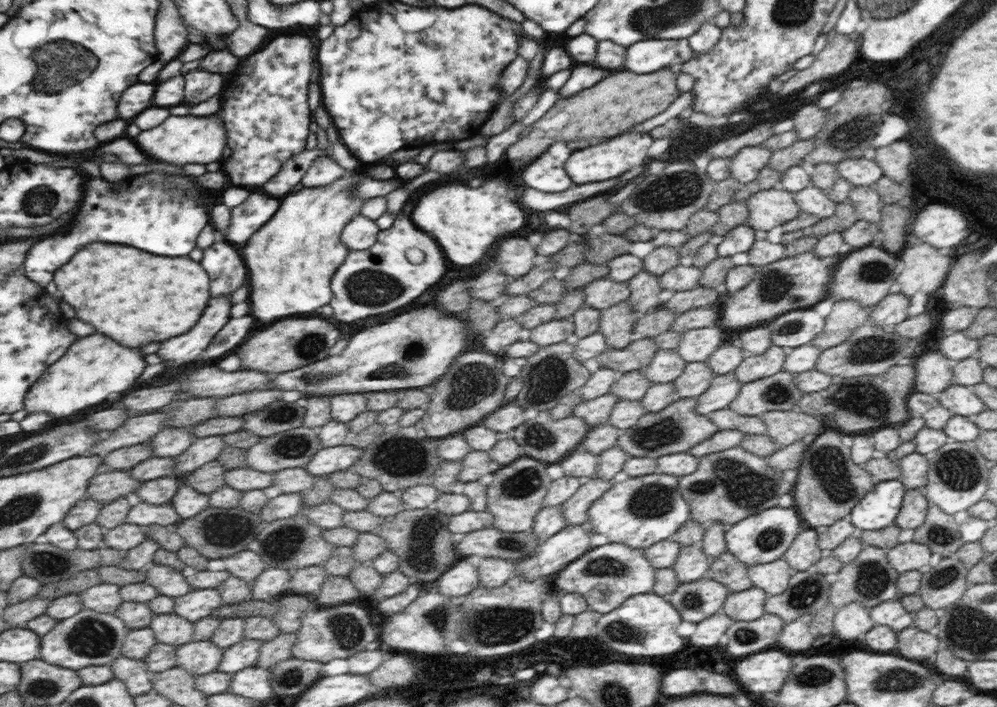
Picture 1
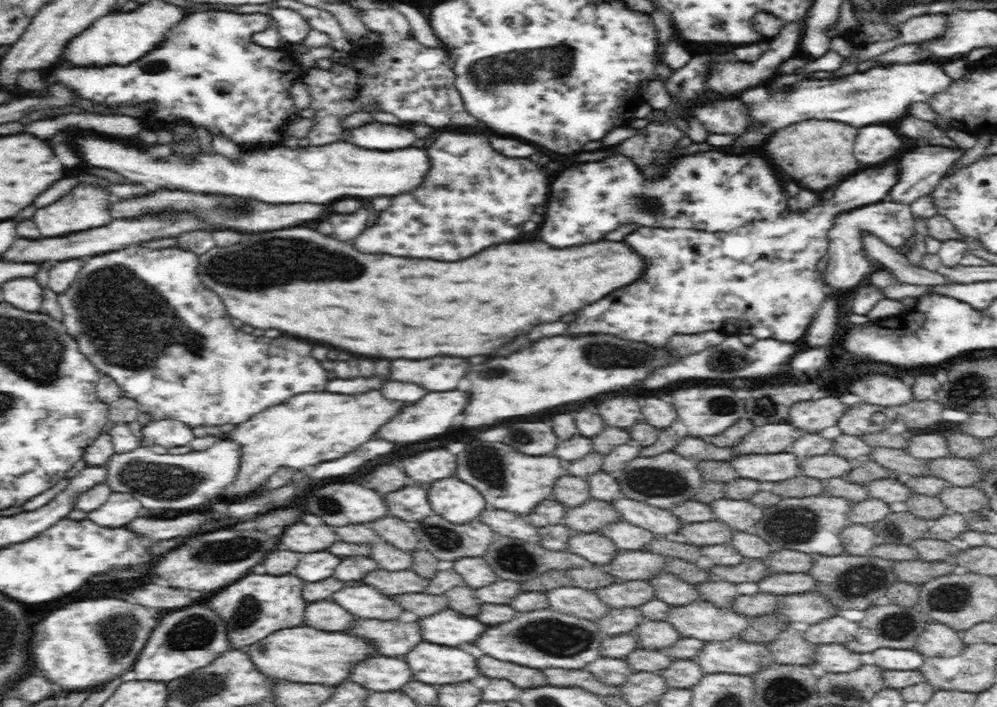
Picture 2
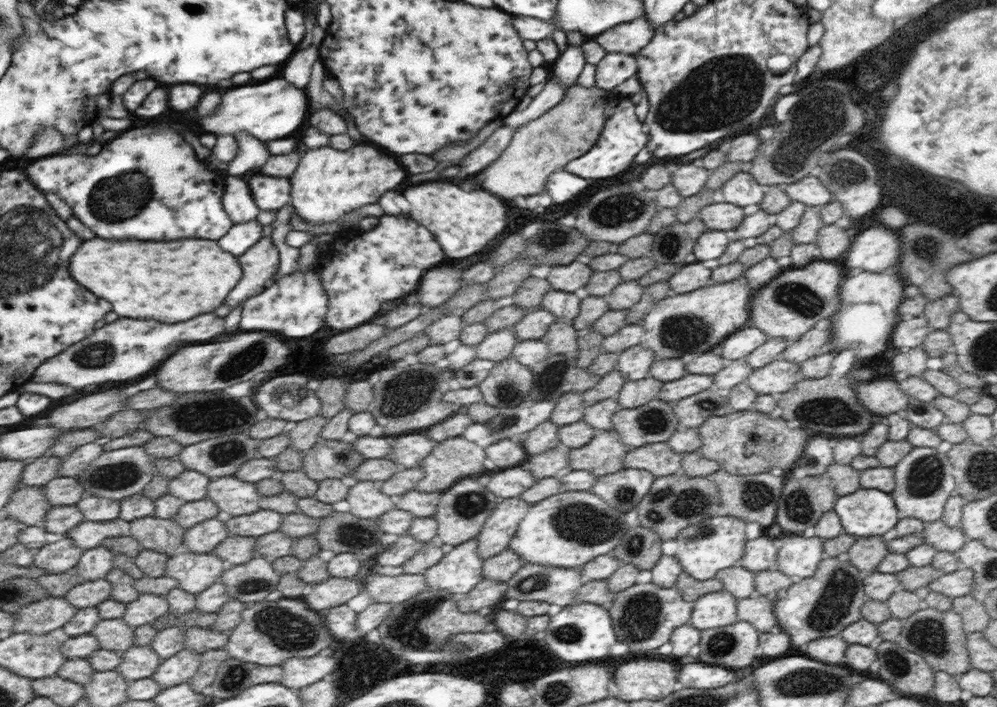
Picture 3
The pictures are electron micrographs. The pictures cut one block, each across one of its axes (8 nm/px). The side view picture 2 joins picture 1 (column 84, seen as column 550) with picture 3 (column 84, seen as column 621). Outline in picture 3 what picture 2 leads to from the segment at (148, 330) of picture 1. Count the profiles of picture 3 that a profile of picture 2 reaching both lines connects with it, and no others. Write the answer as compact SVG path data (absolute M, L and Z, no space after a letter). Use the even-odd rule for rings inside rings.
M89 240L73 256L73 278L93 294L109 300L123 318L185 322L219 308L244 276L239 257L221 250L213 240L139 242Z

